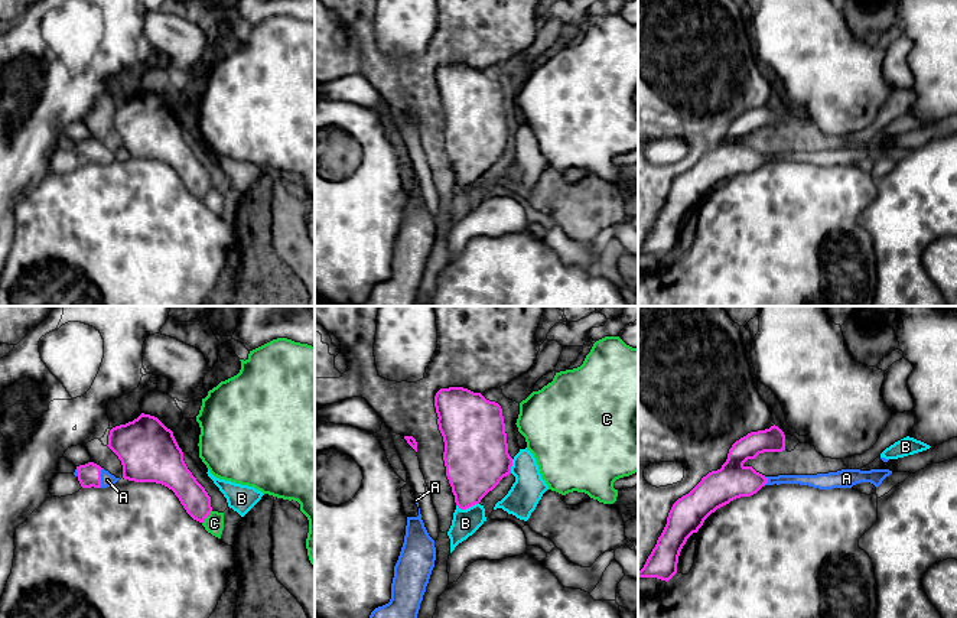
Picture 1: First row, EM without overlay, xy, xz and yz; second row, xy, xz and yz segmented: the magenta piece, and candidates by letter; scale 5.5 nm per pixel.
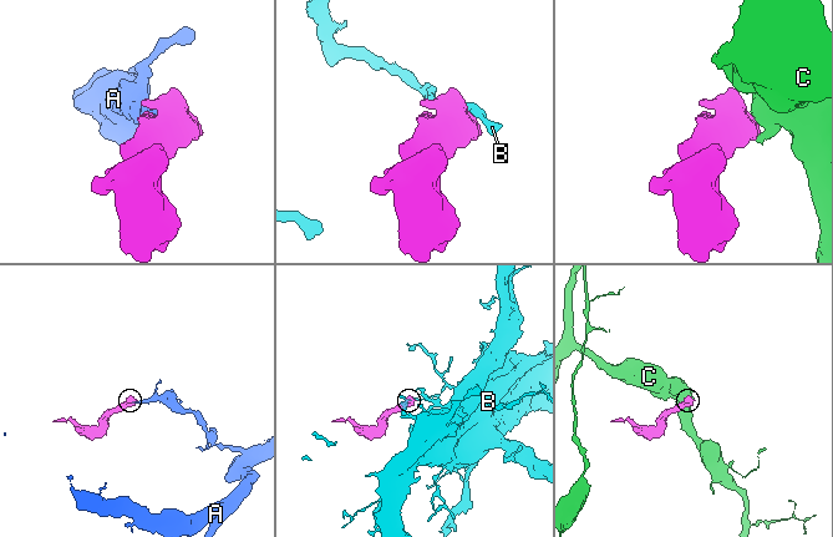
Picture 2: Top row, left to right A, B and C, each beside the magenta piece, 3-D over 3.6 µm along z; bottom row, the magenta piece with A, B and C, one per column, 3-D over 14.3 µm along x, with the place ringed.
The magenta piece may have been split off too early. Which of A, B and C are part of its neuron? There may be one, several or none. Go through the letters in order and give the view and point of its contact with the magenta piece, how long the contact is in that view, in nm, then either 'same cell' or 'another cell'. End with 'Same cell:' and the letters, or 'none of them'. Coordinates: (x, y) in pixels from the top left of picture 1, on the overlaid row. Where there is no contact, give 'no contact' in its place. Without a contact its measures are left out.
A: contact xy (100, 478); length 110 nm; same cell
B: contact xz (466, 507); length 130 nm; another cell
C: contact xy (207, 516); length 90 nm; another cell
Same cell: A

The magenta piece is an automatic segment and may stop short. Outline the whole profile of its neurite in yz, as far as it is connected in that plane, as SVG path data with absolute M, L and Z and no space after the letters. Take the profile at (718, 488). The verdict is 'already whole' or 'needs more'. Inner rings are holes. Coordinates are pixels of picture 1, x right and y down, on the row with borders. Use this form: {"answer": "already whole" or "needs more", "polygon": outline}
{"answer": "needs more", "polygon": "M775 425L765 430L751 432L736 440L722 468L709 472L689 494L673 504L667 524L644 567L638 572L638 578L657 578L668 582L677 573L683 546L693 533L699 531L704 520L717 508L736 498L751 497L765 485L800 484L833 489L870 482L878 488L892 474L889 469L842 469L817 475L765 476L752 466L743 465L759 453L782 451L785 451L785 435Z"}

